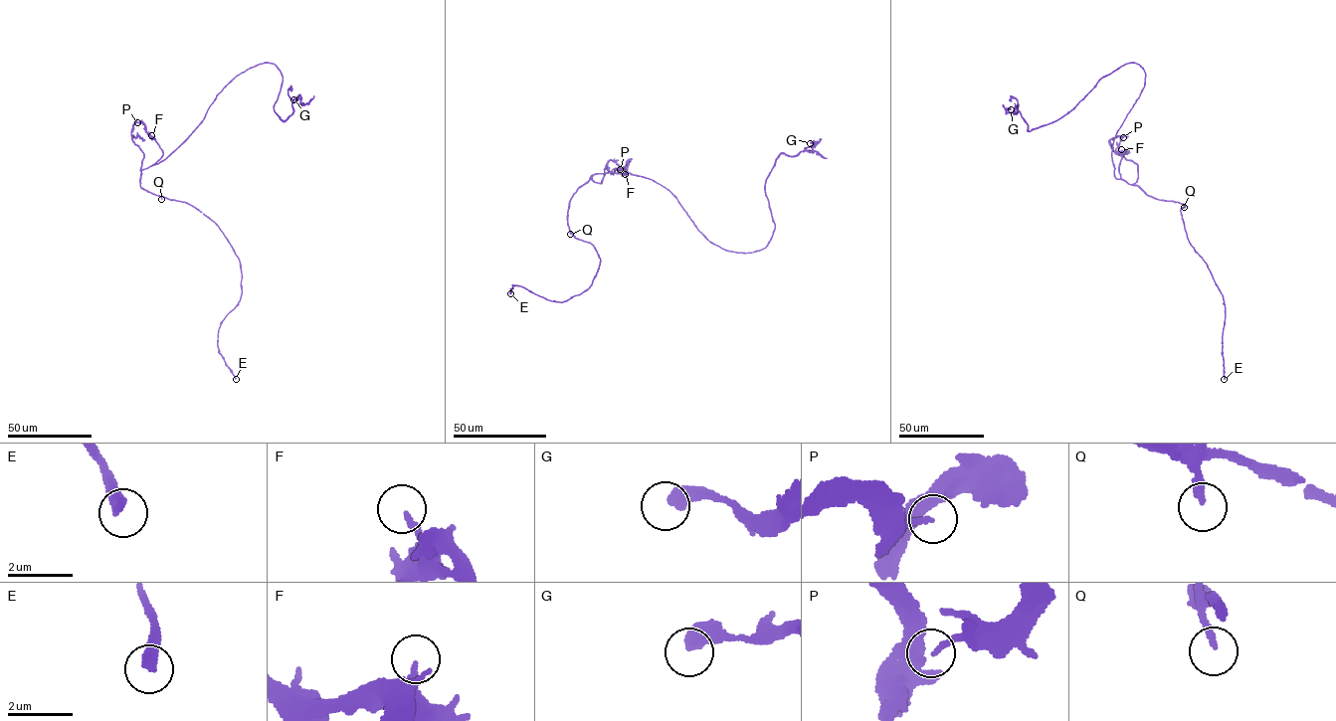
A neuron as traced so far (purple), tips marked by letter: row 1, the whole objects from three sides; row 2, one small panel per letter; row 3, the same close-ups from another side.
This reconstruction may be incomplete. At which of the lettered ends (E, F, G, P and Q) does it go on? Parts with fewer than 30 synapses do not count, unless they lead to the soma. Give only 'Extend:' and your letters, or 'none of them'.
Extend: none of them

